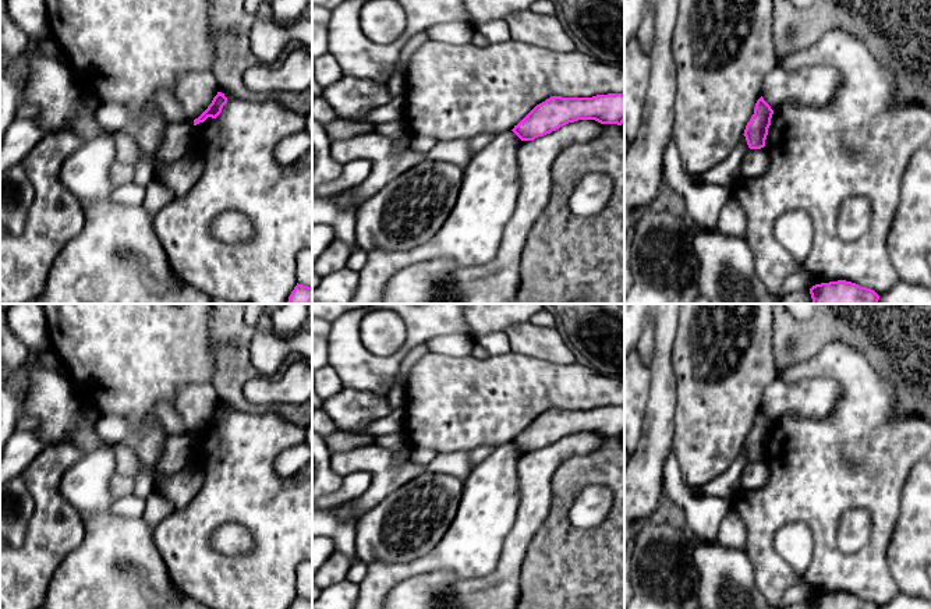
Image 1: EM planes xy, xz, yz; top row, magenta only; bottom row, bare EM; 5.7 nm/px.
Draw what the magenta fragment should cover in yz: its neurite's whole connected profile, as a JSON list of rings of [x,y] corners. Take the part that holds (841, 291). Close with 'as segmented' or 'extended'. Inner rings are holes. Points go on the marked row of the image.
[[[838,280],[810,288],[813,304],[878,304],[879,295],[856,283]]] | as segmented

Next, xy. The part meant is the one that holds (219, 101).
[[[217,92],[208,109],[194,120],[194,125],[203,123],[208,117],[216,118],[222,113],[222,109],[226,103],[227,98],[224,96],[224,93]]] | as segmented

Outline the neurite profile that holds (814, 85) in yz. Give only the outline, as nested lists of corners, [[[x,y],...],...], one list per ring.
[[[776,65],[764,79],[762,98],[776,111],[783,103],[826,107],[842,85],[842,75],[833,67],[808,65],[786,71]]]

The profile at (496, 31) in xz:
[[[492,20],[477,29],[489,43],[502,43],[511,40],[511,33],[506,20]]]

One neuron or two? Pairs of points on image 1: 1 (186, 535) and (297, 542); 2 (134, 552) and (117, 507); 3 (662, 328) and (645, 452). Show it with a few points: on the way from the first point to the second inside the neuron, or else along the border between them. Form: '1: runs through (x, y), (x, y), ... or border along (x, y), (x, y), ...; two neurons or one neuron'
1: runs through (213, 512), (266, 512), (269, 514); one neuron
2: border along (110, 506), (117, 514), (141, 519); two neurons
3: runs through (662, 358), (659, 421); one neuron

